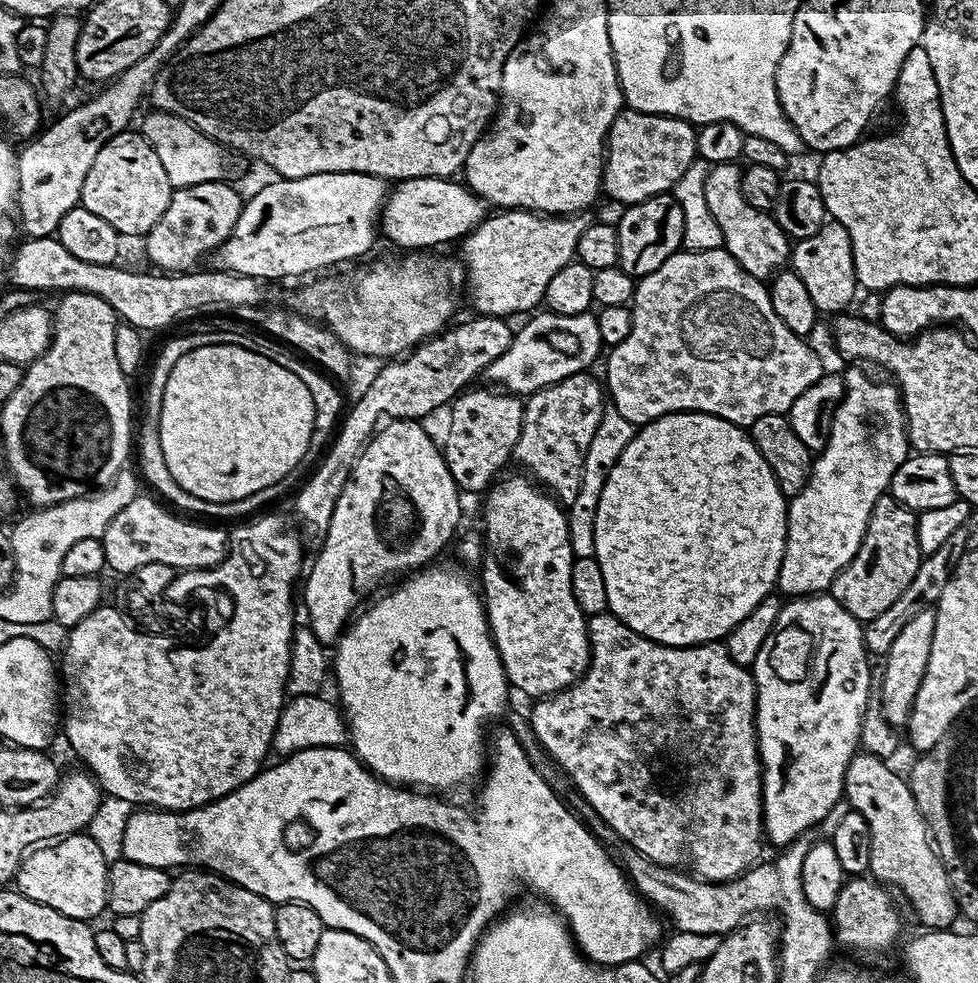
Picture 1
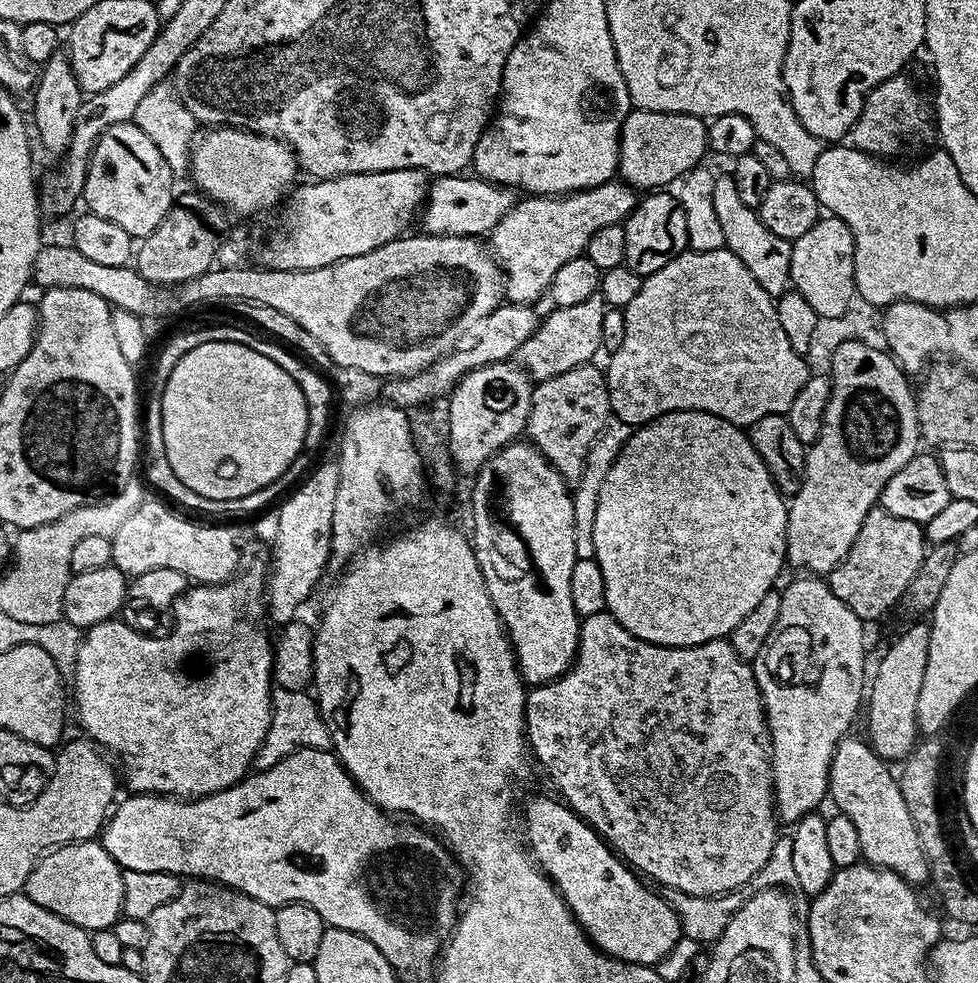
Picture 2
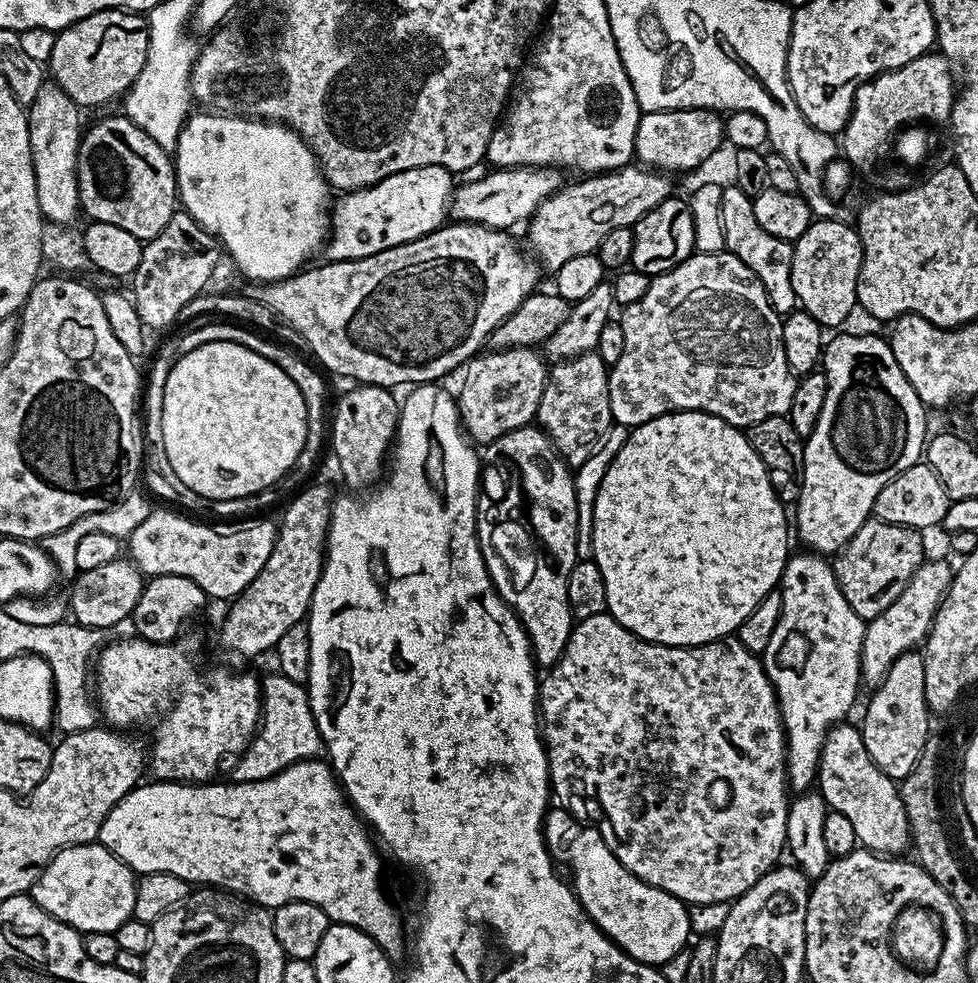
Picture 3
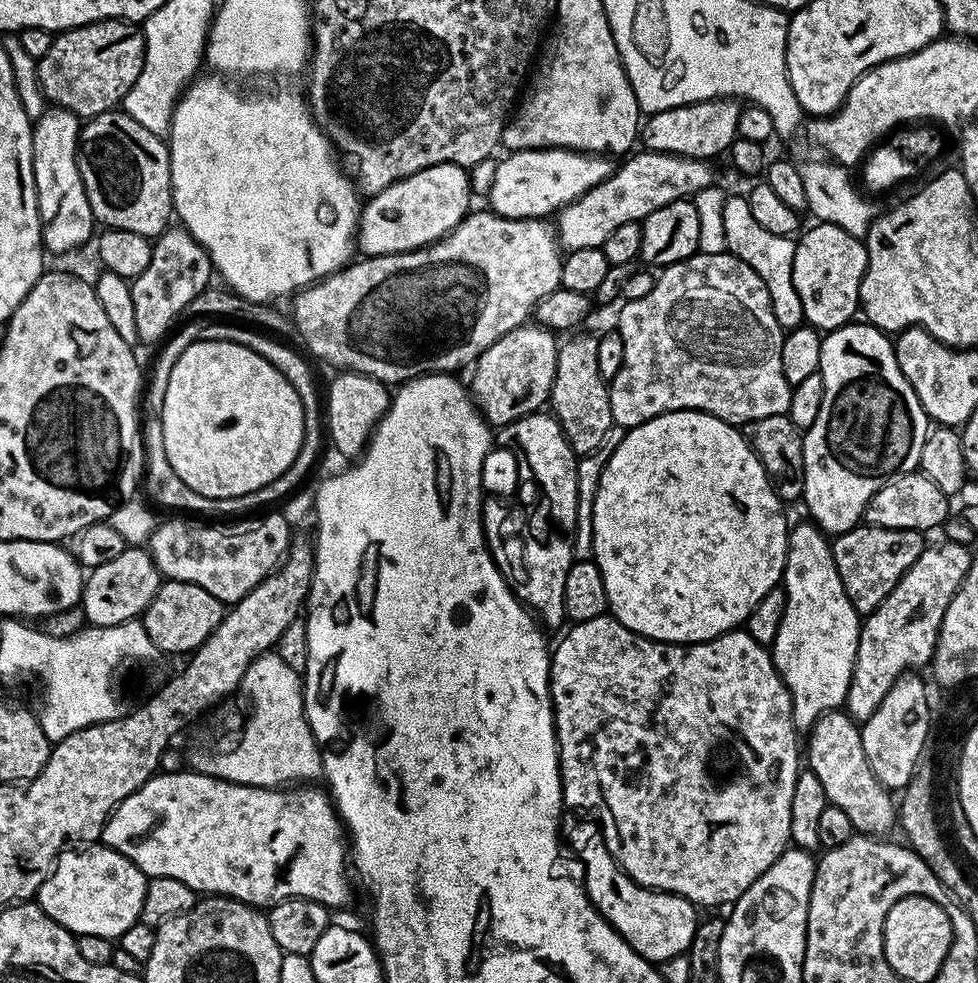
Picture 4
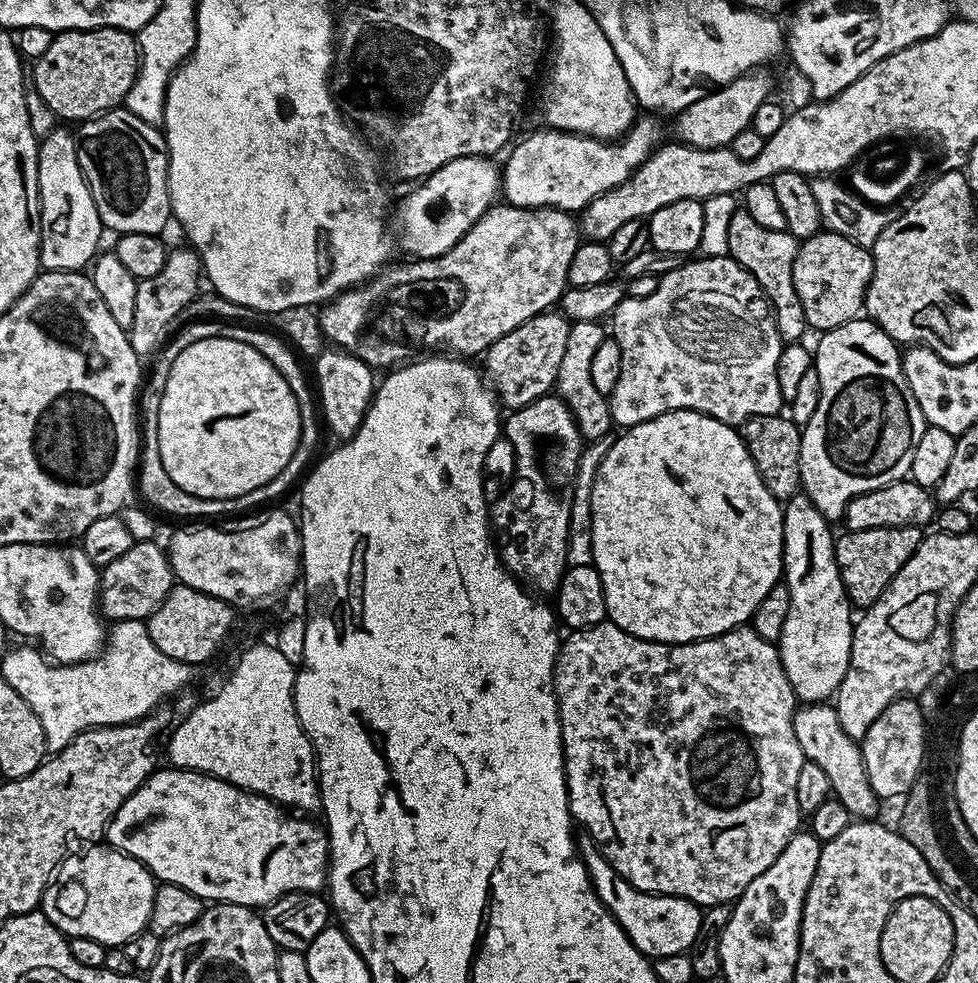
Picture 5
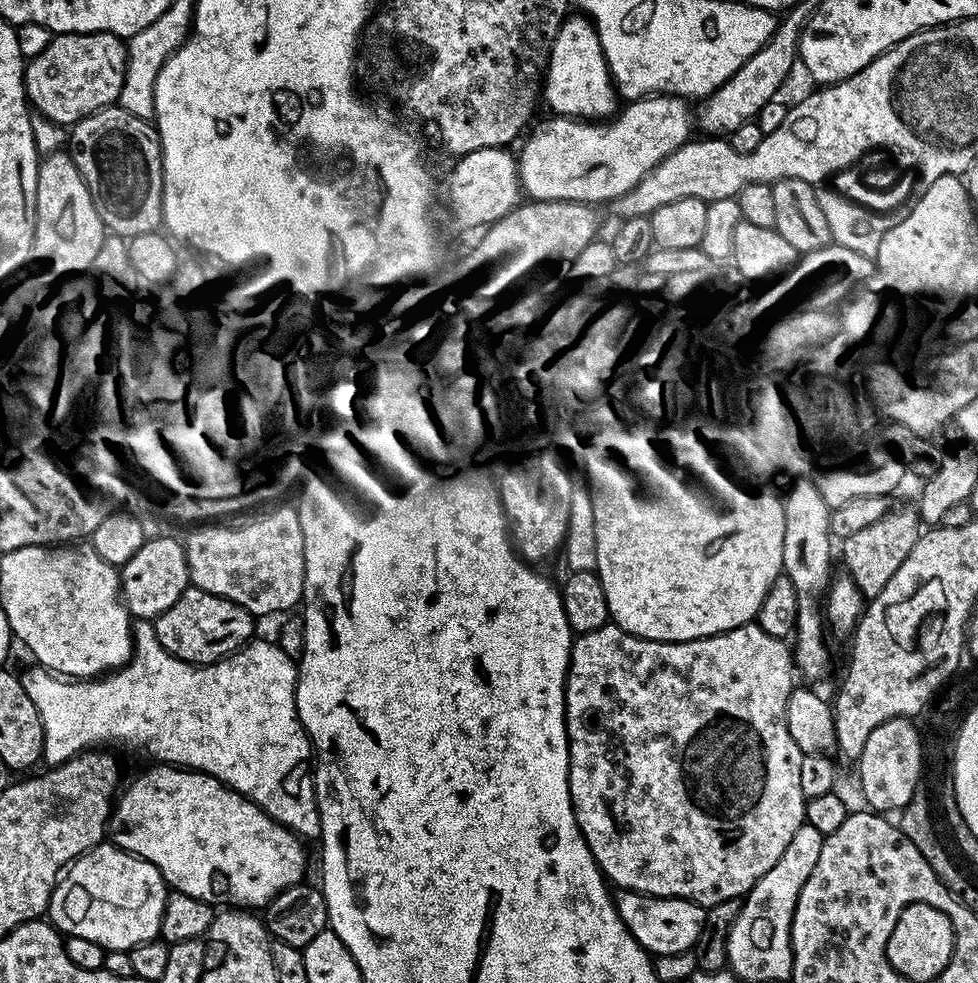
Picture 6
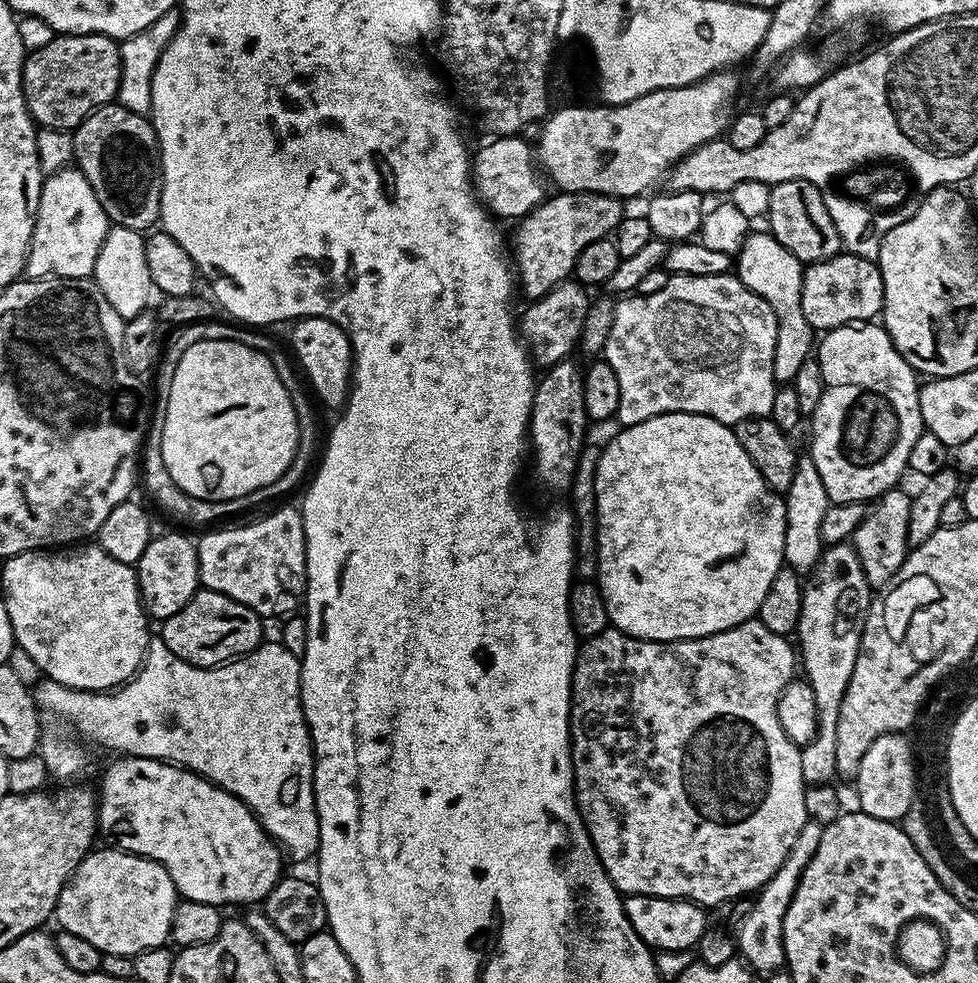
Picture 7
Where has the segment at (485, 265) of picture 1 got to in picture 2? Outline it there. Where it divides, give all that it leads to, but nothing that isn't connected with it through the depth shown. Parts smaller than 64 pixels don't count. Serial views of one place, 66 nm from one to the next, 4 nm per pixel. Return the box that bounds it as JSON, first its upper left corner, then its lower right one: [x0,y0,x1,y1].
[490,182,637,305]

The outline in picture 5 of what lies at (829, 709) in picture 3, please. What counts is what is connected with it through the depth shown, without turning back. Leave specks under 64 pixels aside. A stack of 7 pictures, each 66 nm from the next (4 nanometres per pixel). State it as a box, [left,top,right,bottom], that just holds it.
[778,494,854,702]

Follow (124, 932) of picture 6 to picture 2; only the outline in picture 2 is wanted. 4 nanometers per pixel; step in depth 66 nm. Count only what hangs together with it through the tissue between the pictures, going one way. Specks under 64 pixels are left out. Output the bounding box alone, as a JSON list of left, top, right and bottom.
[23,840,124,929]

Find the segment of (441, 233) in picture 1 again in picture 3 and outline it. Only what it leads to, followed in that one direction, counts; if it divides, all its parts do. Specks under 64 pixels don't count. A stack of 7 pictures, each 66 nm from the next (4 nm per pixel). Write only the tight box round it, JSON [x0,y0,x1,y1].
[450,168,562,230]

